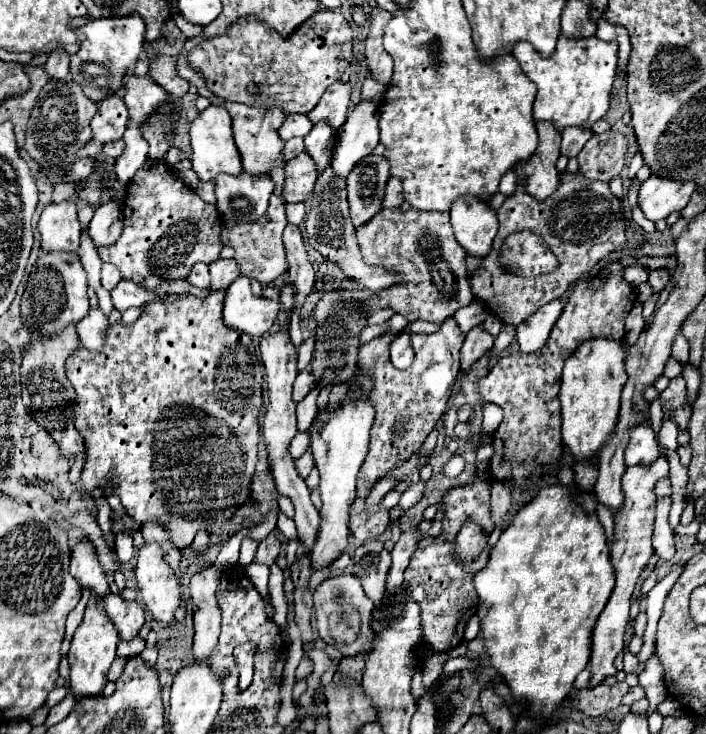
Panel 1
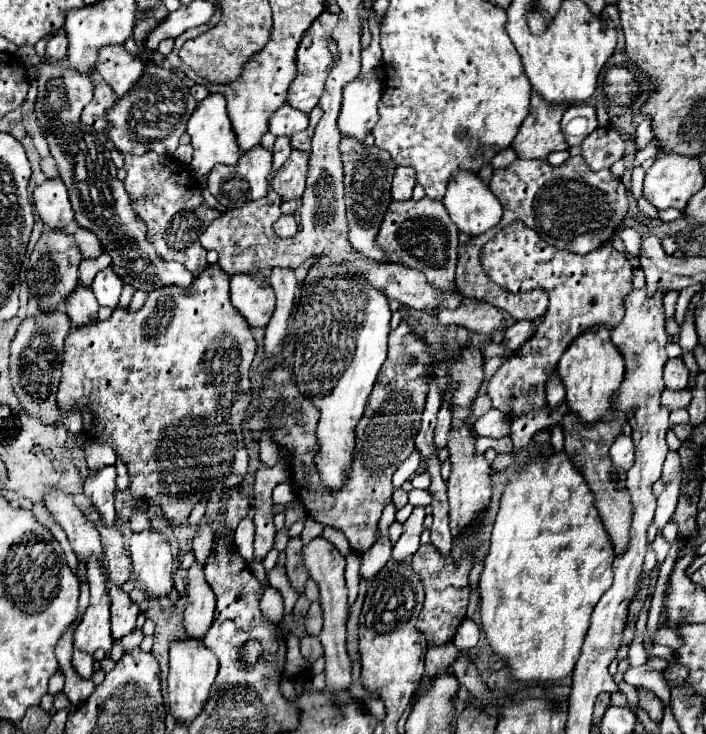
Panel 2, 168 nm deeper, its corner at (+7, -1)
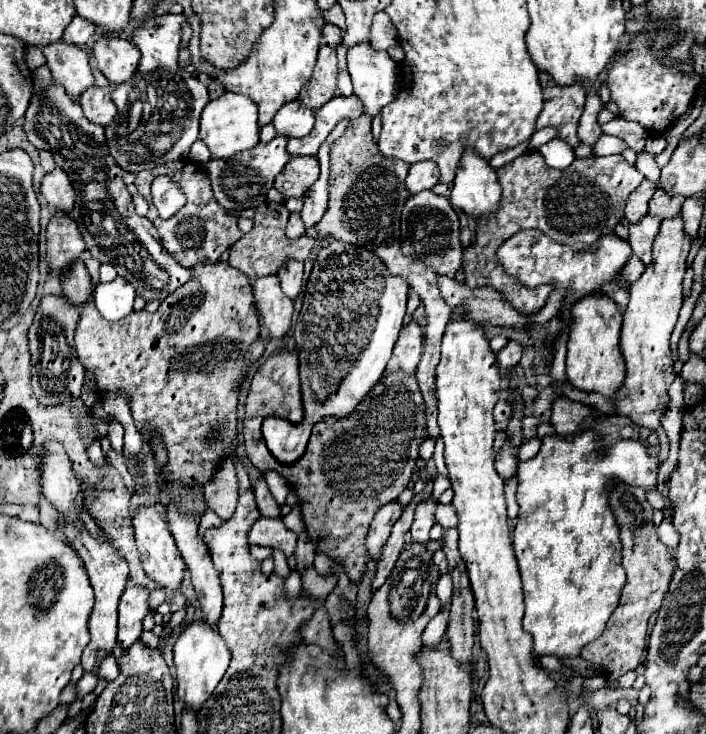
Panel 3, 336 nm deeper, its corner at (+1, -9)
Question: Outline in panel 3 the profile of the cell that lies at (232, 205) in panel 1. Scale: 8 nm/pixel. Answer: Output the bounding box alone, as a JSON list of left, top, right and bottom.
[205,135,289,211]

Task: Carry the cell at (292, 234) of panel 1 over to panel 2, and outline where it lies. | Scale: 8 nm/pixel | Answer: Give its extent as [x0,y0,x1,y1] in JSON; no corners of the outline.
[275,215,297,237]

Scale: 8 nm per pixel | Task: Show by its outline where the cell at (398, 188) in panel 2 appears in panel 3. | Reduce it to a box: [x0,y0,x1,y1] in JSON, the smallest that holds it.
[405,161,439,195]

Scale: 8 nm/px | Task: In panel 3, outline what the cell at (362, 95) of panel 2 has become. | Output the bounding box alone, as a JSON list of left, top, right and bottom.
[347,43,401,117]

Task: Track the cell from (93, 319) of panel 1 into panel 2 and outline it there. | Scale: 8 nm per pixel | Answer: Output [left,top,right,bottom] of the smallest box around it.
[65,285,99,329]

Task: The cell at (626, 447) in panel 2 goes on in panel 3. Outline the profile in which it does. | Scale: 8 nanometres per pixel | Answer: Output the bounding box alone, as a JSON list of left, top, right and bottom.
[513,429,657,659]

